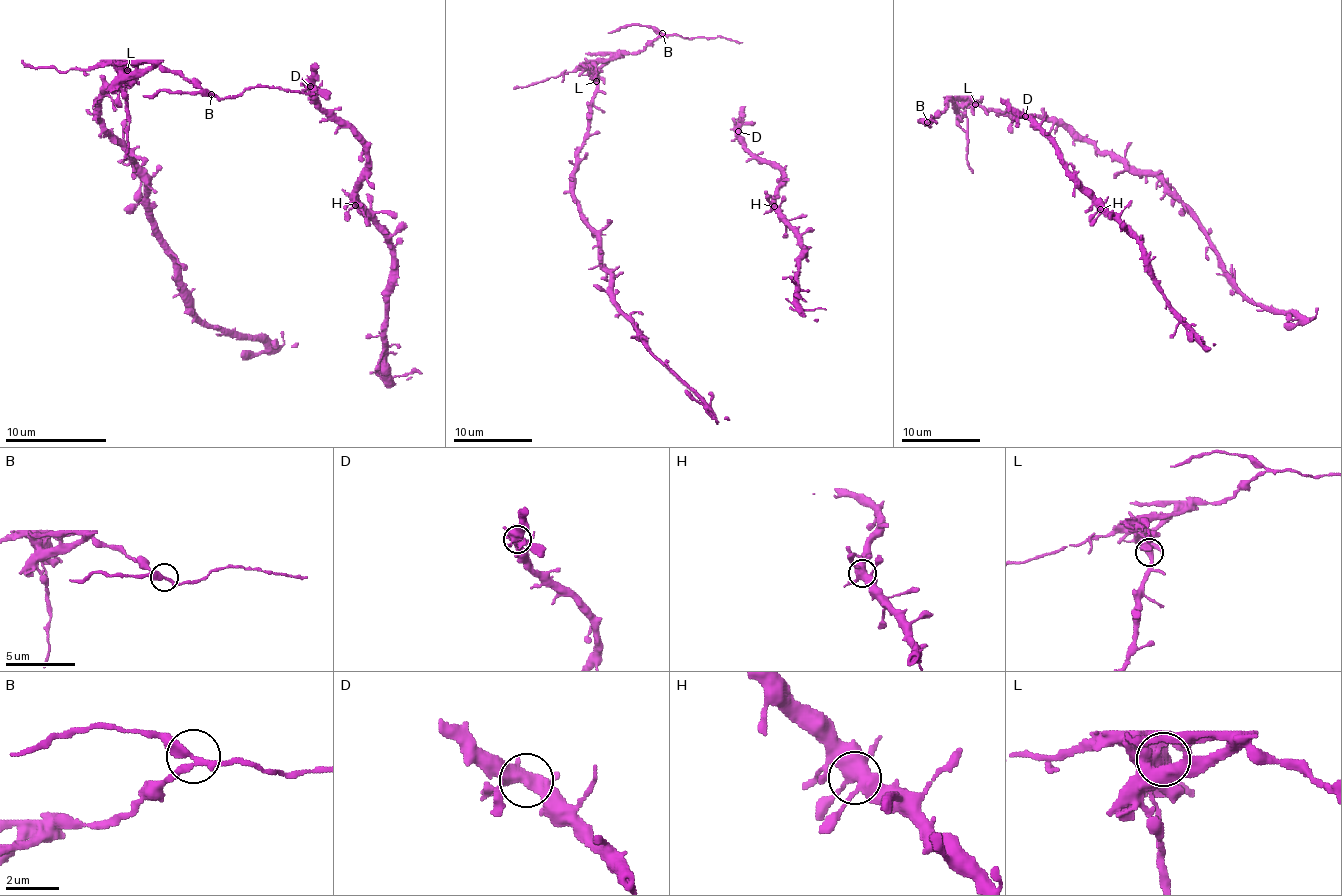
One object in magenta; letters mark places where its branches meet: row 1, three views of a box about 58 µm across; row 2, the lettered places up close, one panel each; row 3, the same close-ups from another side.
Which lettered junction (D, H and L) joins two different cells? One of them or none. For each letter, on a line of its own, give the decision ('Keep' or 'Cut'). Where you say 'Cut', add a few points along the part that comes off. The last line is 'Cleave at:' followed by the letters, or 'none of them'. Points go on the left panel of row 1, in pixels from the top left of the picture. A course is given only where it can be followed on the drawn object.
D: Keep
H: Keep
L: Cut. Course of the part to remove: (128, 71), (131, 63), (148, 63), (184, 76), (214, 96), (234, 99), (247, 88), (272, 86), (315, 94)
Cleave at: L

